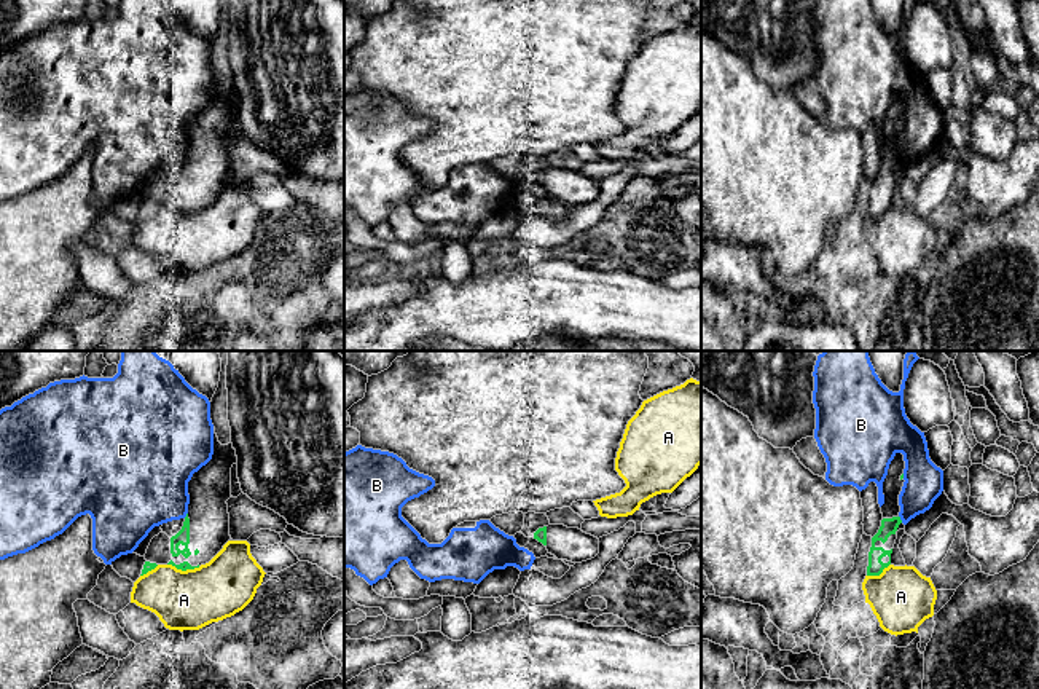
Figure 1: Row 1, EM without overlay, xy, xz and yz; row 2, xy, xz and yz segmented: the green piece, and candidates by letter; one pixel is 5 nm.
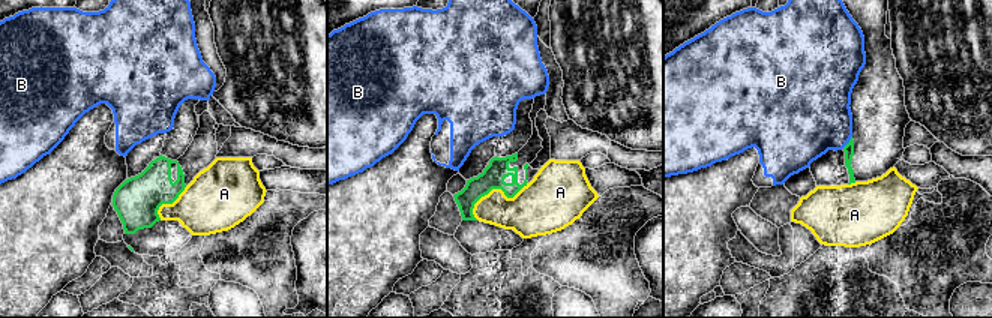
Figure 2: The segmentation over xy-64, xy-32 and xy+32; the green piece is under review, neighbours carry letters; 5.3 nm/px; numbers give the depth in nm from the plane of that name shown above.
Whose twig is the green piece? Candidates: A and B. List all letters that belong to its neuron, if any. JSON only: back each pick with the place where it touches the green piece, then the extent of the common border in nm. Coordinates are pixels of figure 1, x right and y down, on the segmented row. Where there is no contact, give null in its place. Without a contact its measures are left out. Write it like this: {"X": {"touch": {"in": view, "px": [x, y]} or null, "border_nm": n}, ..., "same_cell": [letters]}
{"same_cell": []}

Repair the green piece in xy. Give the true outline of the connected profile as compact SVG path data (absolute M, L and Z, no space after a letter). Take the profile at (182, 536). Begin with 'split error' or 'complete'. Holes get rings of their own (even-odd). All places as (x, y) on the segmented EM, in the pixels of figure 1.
split error; M214 427L212 459L188 482L188 514L182 530L171 537L172 560L167 565L186 571L209 563L228 541L231 467L237 463L233 443L222 445Z

